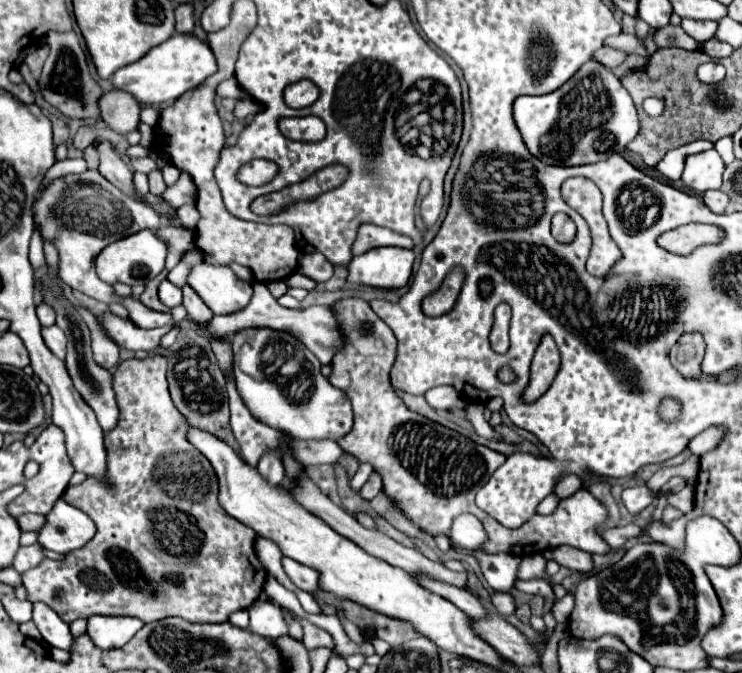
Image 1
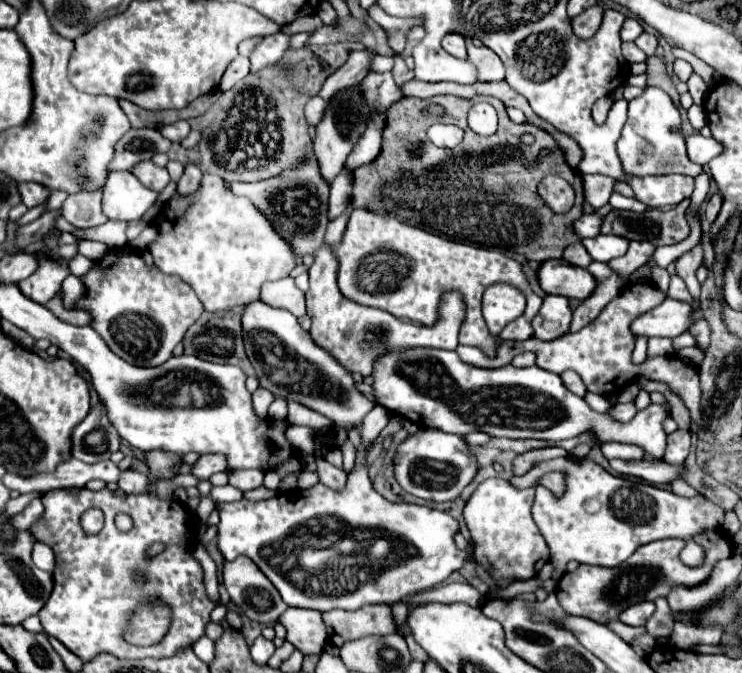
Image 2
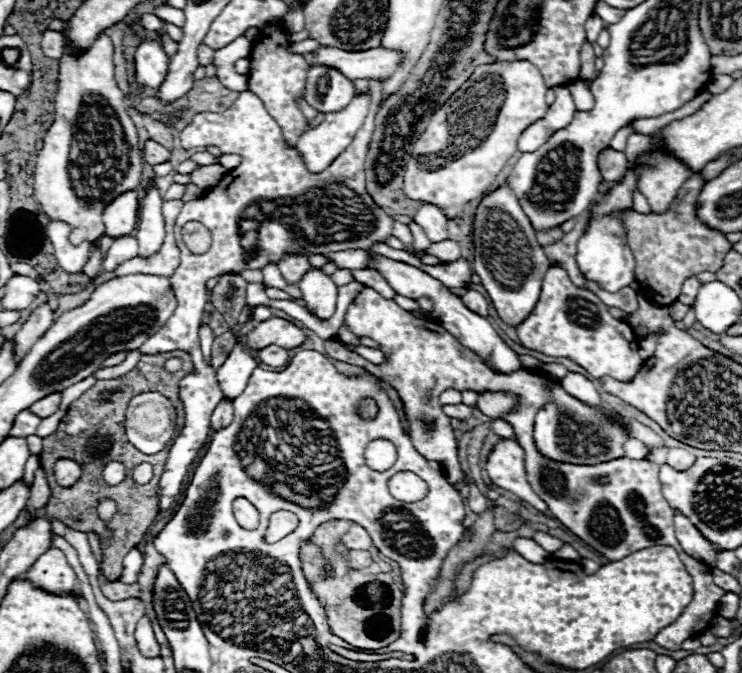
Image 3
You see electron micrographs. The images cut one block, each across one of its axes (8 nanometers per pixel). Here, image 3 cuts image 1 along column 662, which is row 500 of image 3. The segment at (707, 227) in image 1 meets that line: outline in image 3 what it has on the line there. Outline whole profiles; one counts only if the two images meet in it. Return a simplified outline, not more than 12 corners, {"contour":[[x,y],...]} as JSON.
{"contour":[[245,498],[233,502],[240,526],[253,530],[259,523],[257,509]]}

